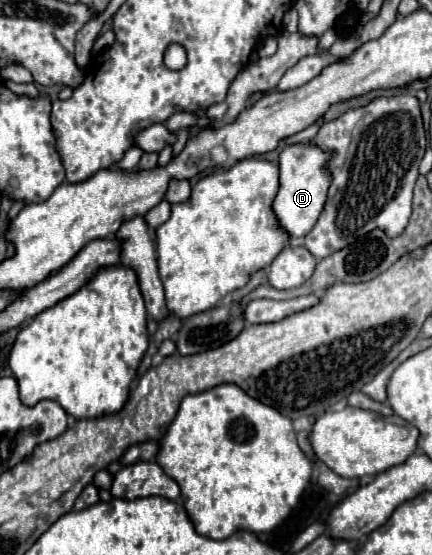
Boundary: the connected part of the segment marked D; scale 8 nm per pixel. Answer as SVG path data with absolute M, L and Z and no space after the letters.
M298 143L298 145L286 145L278 155L278 169L280 169L280 189L274 197L272 211L276 215L278 227L288 233L292 239L304 237L316 223L320 211L326 203L328 193L328 171L324 171L324 151L320 151L312 143Z

